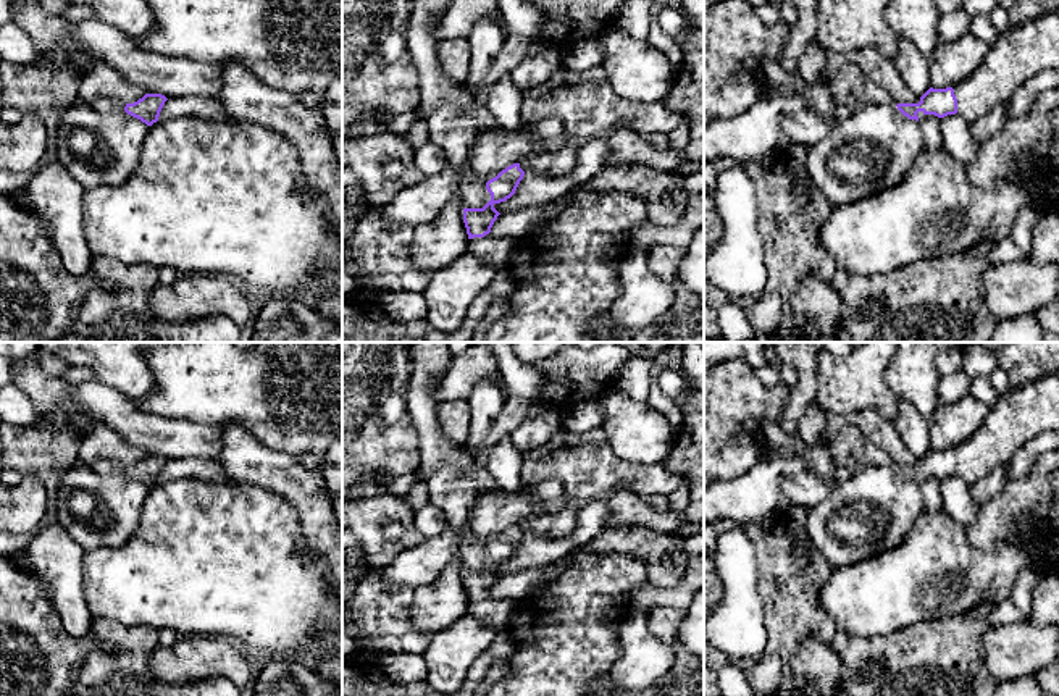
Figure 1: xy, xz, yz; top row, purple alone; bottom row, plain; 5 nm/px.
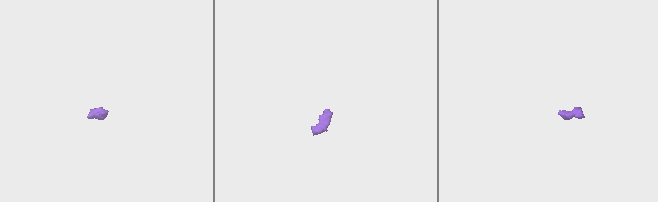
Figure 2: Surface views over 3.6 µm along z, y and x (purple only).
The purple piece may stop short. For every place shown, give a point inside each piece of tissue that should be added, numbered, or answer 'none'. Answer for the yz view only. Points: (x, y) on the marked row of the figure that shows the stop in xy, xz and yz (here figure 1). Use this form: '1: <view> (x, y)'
1: yz (1021, 52)

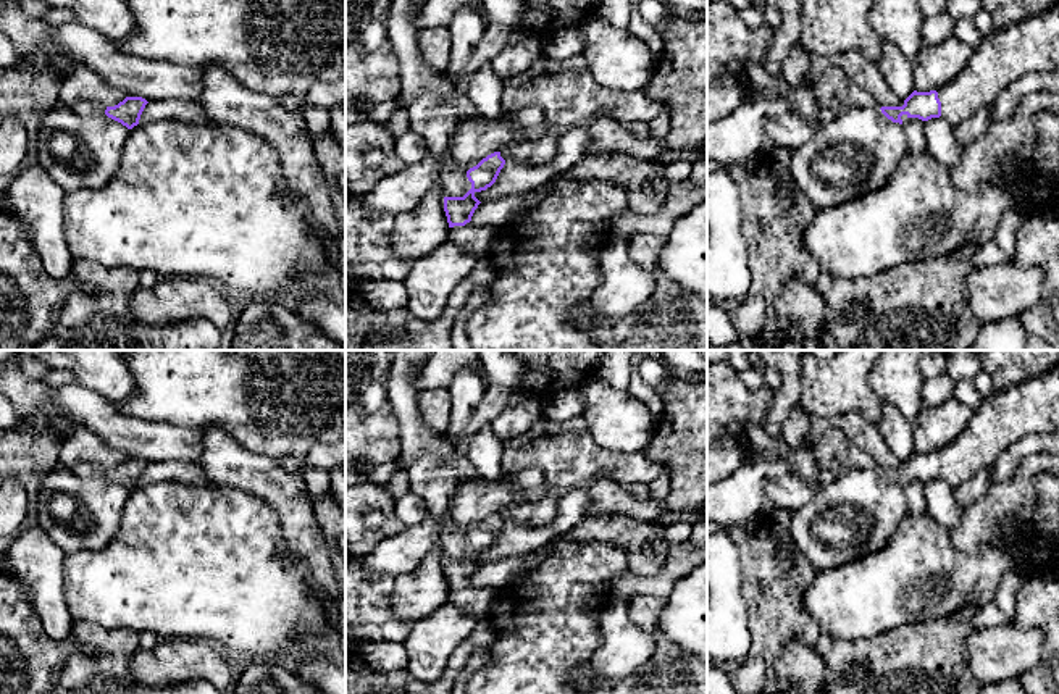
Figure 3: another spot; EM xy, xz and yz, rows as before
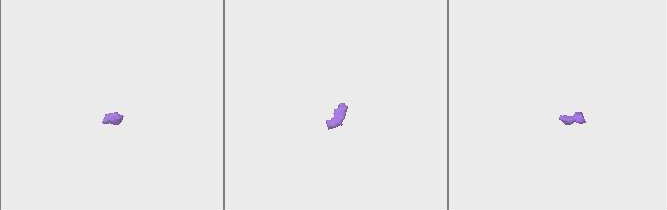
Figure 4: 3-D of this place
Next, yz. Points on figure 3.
1: yz (1032, 45)

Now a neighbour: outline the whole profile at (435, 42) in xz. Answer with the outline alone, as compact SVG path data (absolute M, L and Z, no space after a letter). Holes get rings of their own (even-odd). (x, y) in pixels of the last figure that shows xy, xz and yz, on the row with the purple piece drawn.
M431 26L418 31L418 47L423 60L436 71L449 65L450 56L450 27Z

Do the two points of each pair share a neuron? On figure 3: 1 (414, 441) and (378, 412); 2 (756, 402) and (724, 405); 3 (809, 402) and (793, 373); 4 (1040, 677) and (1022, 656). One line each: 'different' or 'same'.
1: different
2: same
3: different
4: different

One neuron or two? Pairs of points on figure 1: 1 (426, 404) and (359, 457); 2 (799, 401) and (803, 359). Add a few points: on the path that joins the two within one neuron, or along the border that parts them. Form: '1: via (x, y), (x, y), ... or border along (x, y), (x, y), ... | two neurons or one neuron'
1: border along (410, 378), (407, 412), (417, 431), (420, 454) | two neurons
2: via (803, 391), (804, 368) | one neuron

